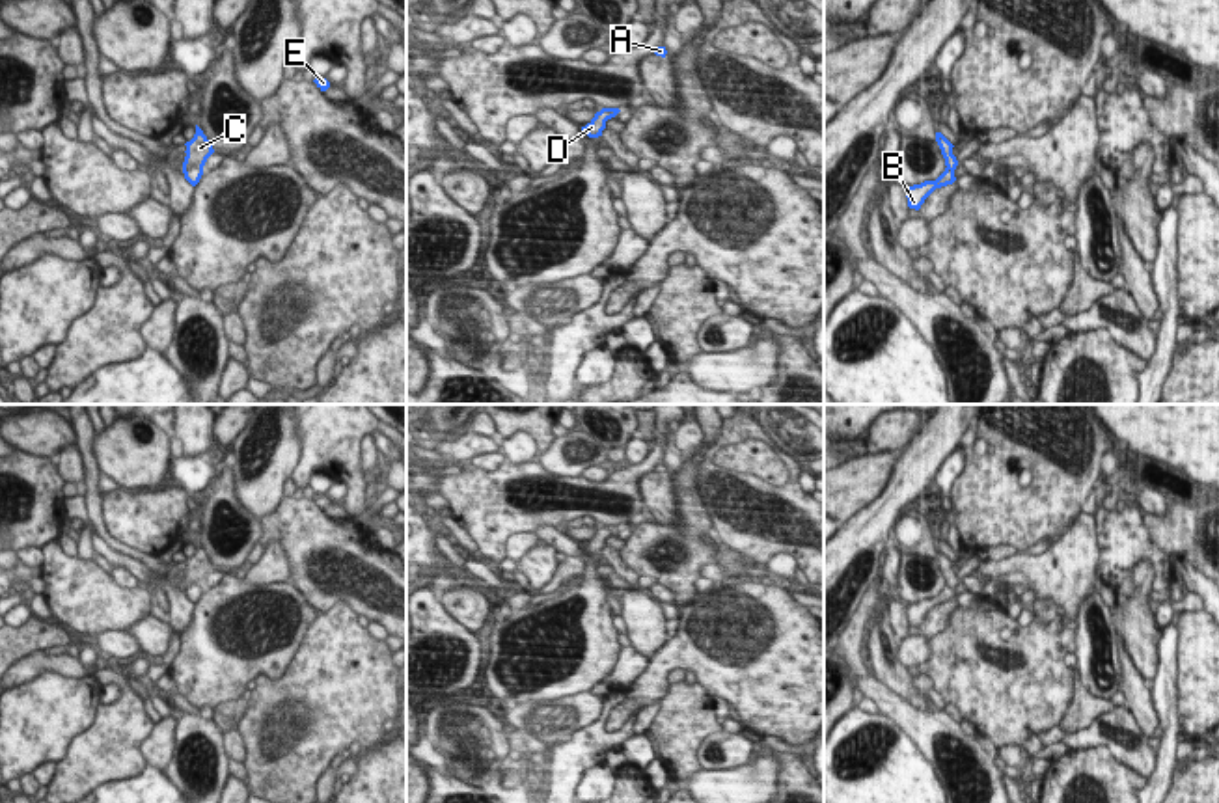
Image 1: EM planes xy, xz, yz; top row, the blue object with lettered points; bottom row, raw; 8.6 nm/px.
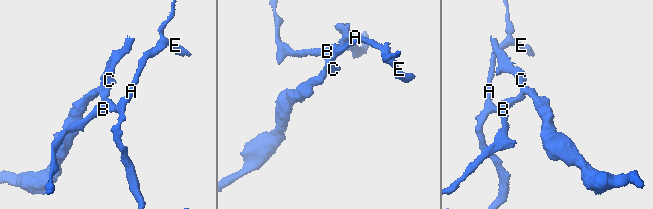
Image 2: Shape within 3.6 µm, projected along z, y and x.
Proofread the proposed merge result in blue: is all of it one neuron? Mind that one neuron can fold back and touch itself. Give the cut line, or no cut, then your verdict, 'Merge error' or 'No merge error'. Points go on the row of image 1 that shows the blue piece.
Split along xy (202, 168), (187, 168), (183, 172). Merge error.

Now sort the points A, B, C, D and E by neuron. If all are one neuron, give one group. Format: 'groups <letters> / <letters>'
groups A B E / C D

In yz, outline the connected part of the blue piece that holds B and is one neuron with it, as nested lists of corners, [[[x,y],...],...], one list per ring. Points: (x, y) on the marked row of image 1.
[[[945,168],[945,171],[936,181],[925,181],[908,188],[908,207],[919,211],[925,199],[941,186],[952,184],[956,181],[954,171]]]

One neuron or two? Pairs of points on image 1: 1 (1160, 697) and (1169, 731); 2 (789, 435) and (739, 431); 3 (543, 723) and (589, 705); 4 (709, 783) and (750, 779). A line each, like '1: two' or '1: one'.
1: one
2: two
3: one
4: one

